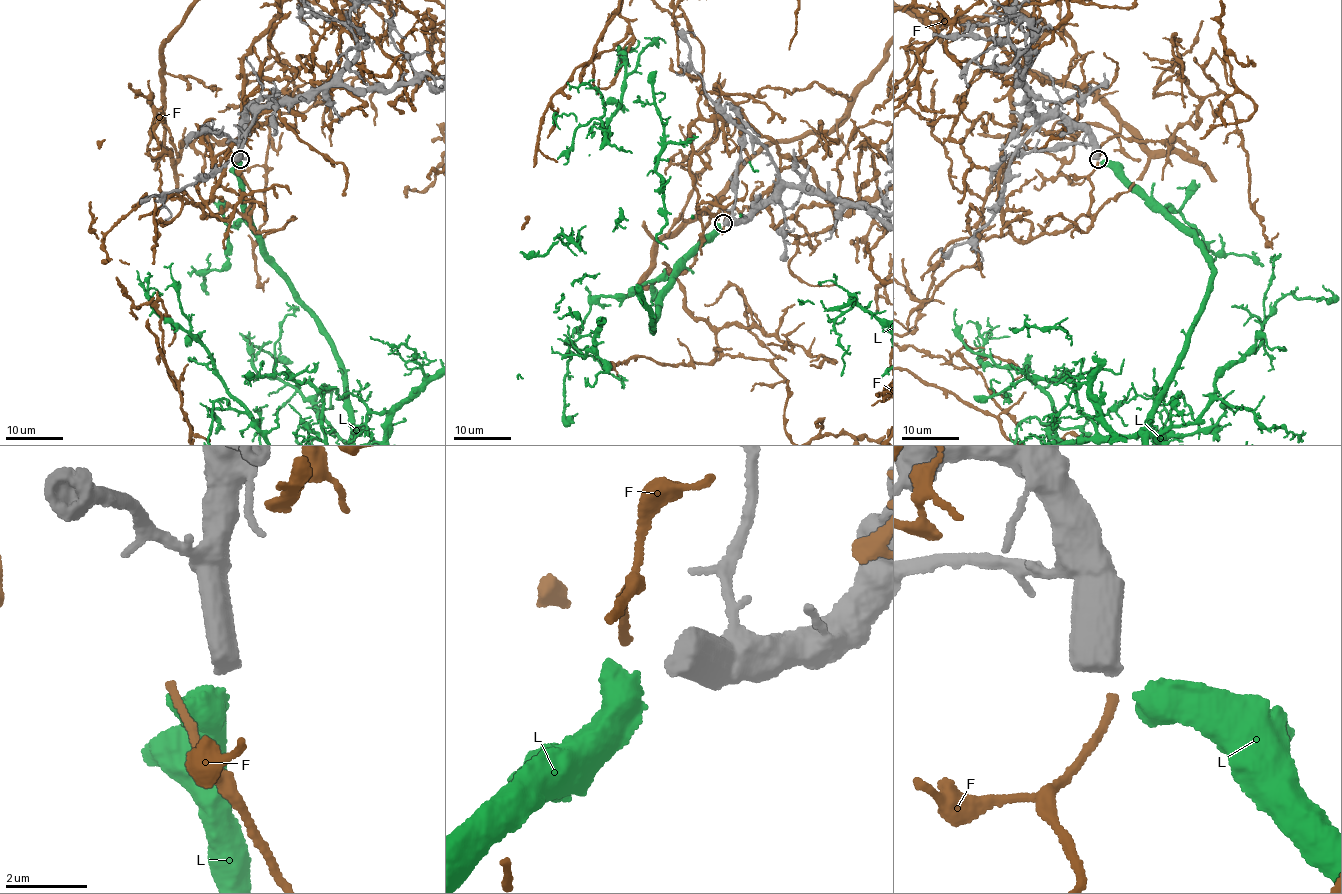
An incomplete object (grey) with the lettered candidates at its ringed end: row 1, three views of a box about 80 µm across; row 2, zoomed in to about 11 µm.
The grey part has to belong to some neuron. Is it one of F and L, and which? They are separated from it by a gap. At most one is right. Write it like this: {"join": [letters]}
{"join": ["L"]}

